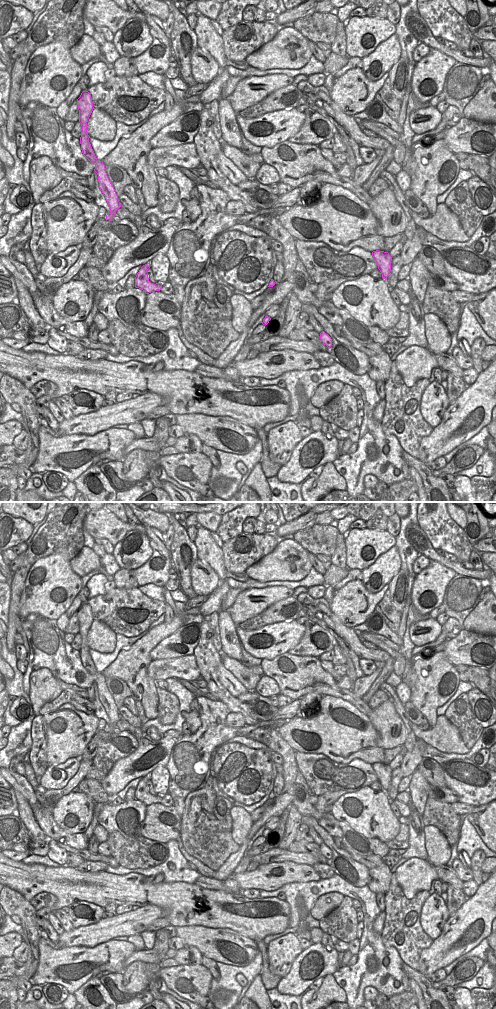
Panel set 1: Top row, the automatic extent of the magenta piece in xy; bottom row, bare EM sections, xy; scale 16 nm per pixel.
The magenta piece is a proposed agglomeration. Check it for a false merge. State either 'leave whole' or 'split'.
leave whole

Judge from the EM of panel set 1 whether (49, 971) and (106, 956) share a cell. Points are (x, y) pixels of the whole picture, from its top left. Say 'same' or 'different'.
same

